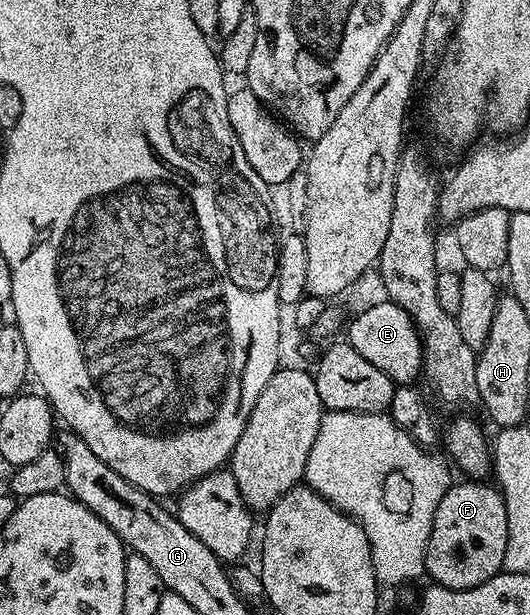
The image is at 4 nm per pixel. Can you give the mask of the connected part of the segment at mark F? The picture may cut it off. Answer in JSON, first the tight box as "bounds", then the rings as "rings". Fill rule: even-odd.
{"bounds":[425,478,507,590],"rings":[[[465,478],[462,481],[462,484],[450,483],[447,494],[443,494],[443,502],[439,502],[439,510],[435,510],[435,522],[425,555],[428,579],[434,584],[455,590],[474,588],[490,580],[504,569],[507,554],[507,506],[501,496],[500,487],[492,483],[485,484],[489,482],[478,482],[473,478]]]}

